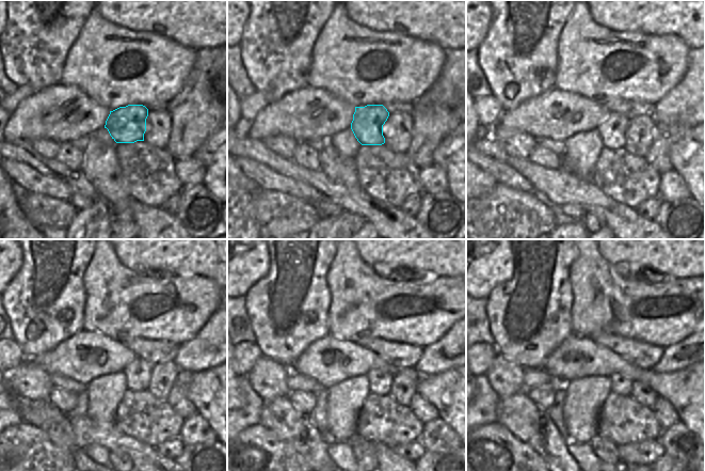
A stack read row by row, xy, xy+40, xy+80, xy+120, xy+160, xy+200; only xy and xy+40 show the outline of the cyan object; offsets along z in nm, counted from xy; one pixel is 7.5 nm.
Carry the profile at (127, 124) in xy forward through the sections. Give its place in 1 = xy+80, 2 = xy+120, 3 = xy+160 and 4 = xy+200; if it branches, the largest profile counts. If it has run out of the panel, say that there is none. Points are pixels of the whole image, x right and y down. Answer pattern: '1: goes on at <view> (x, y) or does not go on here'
1: goes on at xy+80 (612, 131)
2: goes on at xy+120 (138, 373)
3: goes on at xy+160 (380, 382)
4: goes on at xy+200 (620, 385)

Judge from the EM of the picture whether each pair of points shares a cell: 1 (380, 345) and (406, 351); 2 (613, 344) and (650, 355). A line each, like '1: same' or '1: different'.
1: same
2: same

